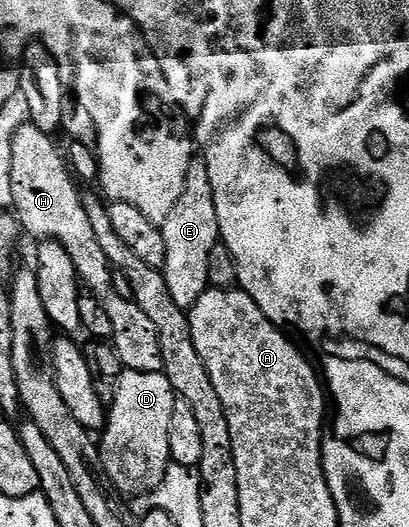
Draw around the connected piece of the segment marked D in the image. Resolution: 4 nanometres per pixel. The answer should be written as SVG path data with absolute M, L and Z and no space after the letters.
M123 371L119 377L118 391L115 393L112 406L108 408L104 428L99 435L99 462L114 492L122 491L123 494L129 495L128 497L150 495L163 482L171 465L169 434L171 413L175 409L177 400L178 396L173 390L171 381L167 381L167 377L161 371L155 373Z

